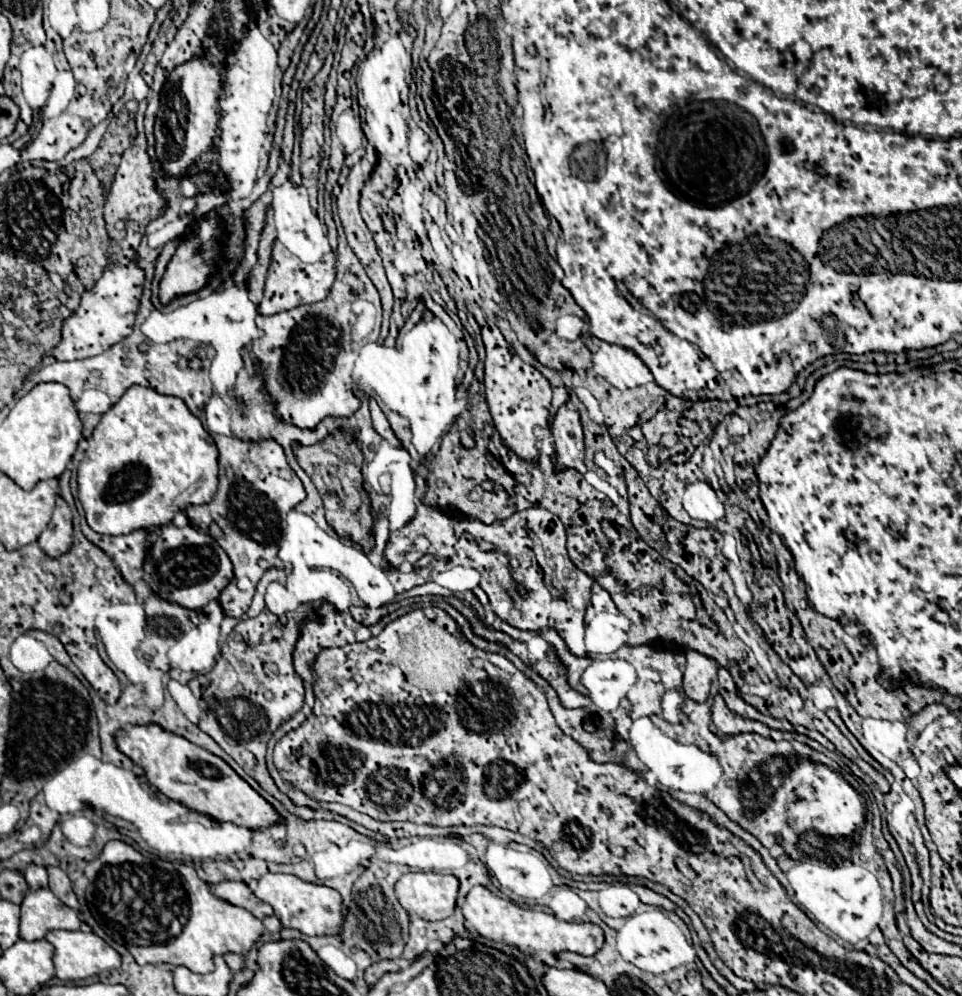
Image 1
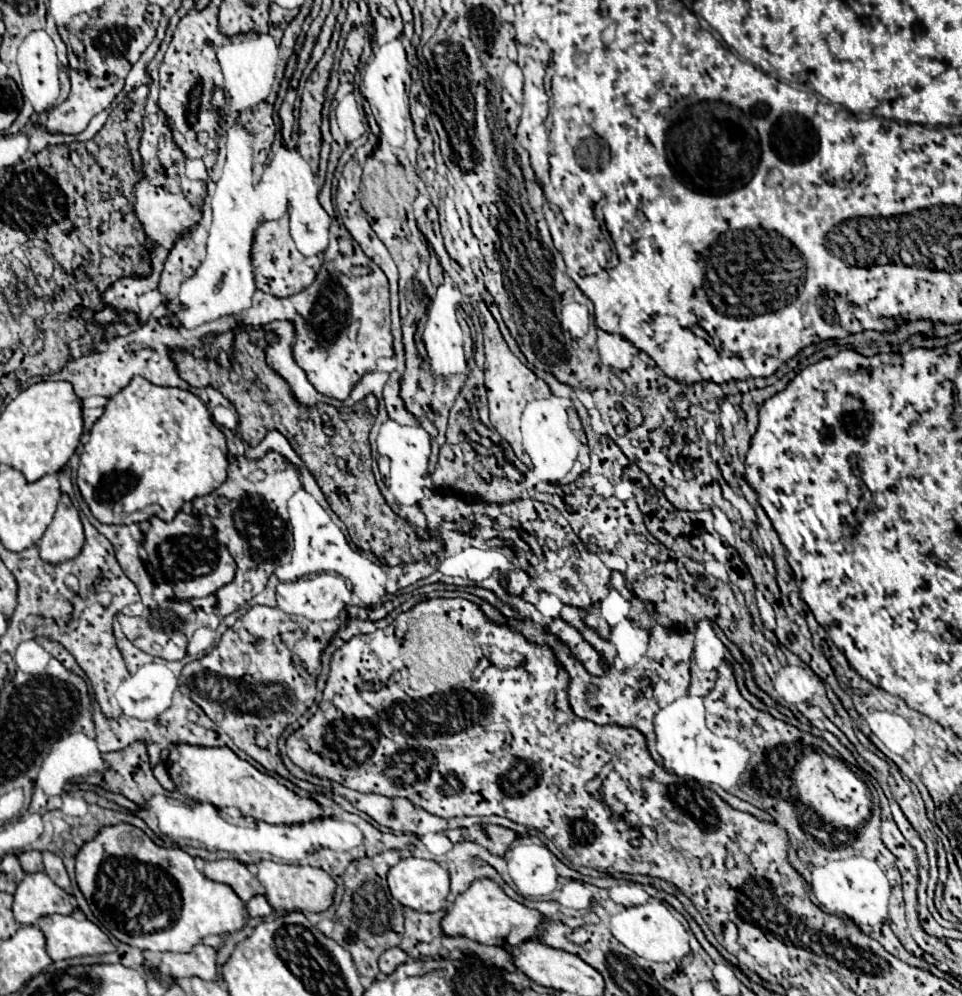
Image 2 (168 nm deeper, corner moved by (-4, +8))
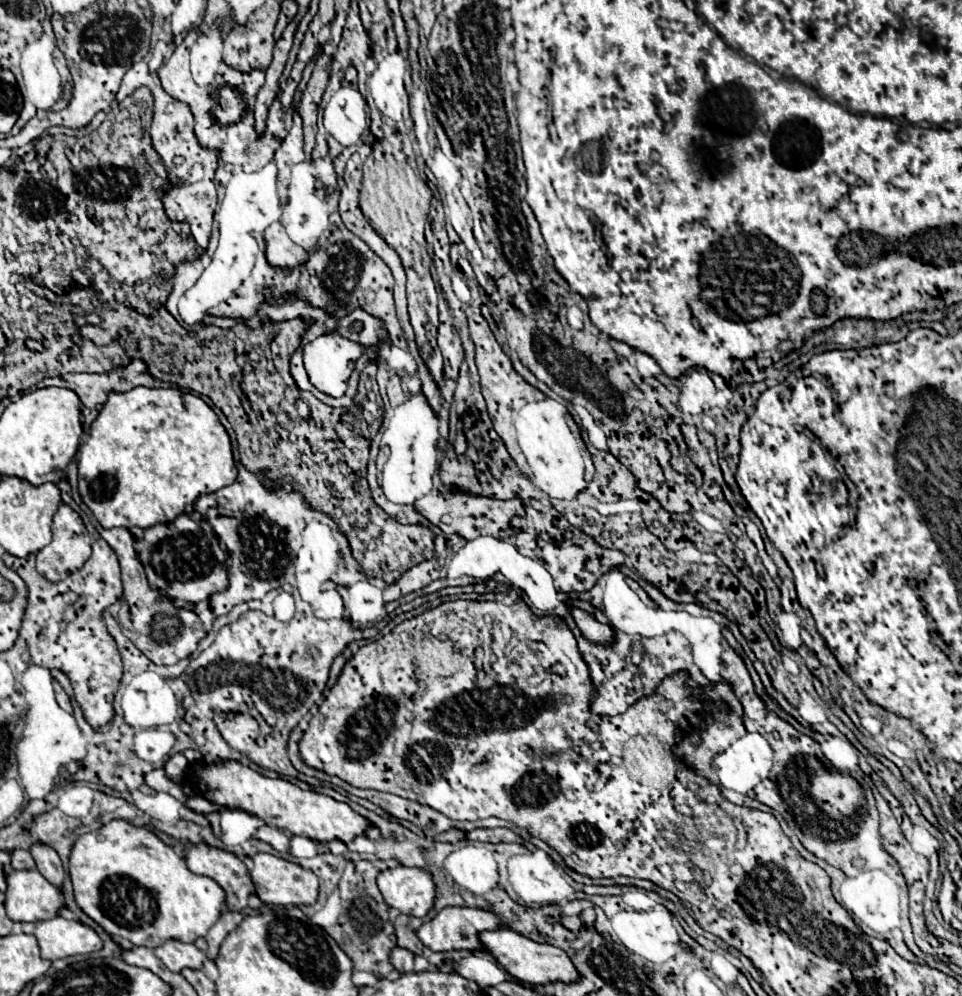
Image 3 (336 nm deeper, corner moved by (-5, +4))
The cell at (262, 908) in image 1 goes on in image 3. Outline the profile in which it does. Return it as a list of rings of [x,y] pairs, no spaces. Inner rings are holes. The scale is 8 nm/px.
[[[188,844],[186,852],[186,864],[194,874],[204,874],[224,888],[226,904],[230,910],[246,908],[248,896],[256,890],[250,872],[240,858],[206,844]]]

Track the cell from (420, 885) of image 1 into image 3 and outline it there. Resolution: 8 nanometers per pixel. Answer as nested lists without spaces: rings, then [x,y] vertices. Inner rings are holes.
[[[388,868],[378,874],[378,888],[388,906],[402,914],[424,918],[434,906],[436,884],[424,868]]]

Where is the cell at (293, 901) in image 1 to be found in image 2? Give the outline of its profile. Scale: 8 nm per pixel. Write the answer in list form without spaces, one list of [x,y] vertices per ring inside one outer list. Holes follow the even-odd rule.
[[[259,860],[257,864],[257,878],[259,882],[265,886],[265,898],[267,902],[277,910],[285,910],[285,912],[293,912],[293,910],[299,910],[299,912],[323,912],[331,906],[333,902],[333,892],[335,892],[335,880],[323,872],[321,868],[313,868],[313,866],[291,866],[291,864],[277,864],[277,862],[271,862],[271,860]]]

